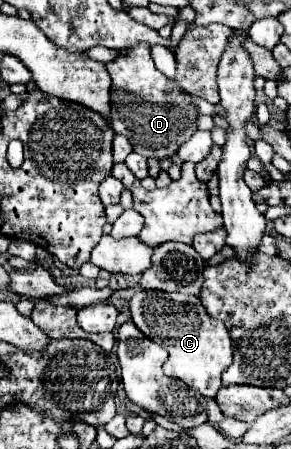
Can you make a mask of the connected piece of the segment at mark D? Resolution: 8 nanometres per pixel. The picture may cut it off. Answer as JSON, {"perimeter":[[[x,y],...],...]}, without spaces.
{"perimeter":[[[141,44],[125,50],[121,58],[107,64],[113,80],[111,88],[111,118],[109,124],[115,134],[125,136],[133,150],[145,158],[173,158],[181,144],[185,144],[197,132],[197,108],[193,98],[159,72],[153,64],[149,46]]]}

